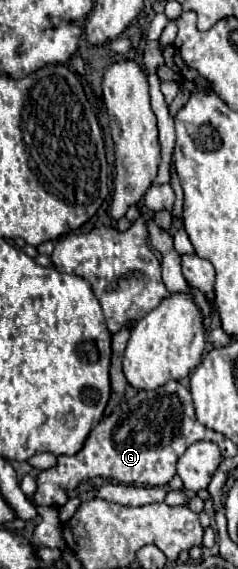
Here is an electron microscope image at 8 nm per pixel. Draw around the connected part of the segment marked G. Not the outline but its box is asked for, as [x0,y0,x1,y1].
[35,382,211,506]

